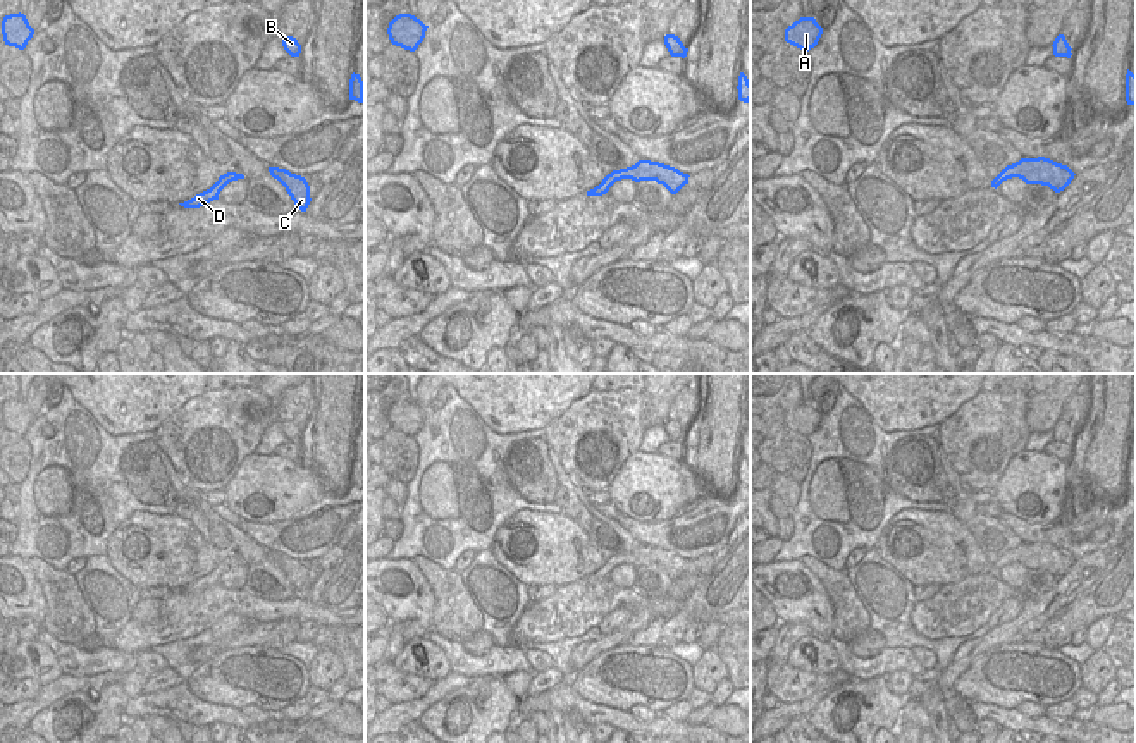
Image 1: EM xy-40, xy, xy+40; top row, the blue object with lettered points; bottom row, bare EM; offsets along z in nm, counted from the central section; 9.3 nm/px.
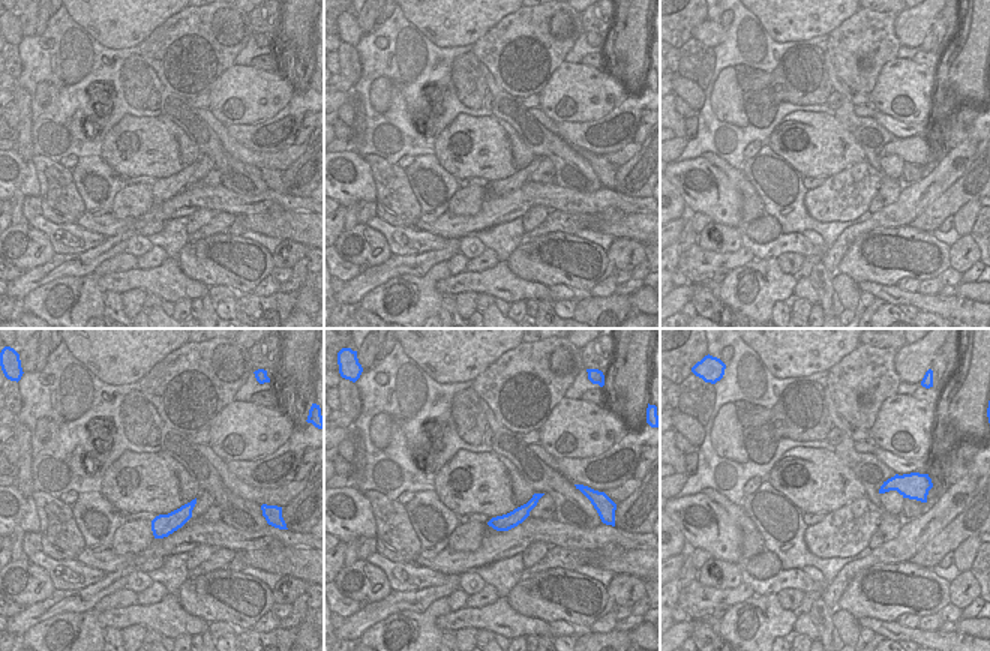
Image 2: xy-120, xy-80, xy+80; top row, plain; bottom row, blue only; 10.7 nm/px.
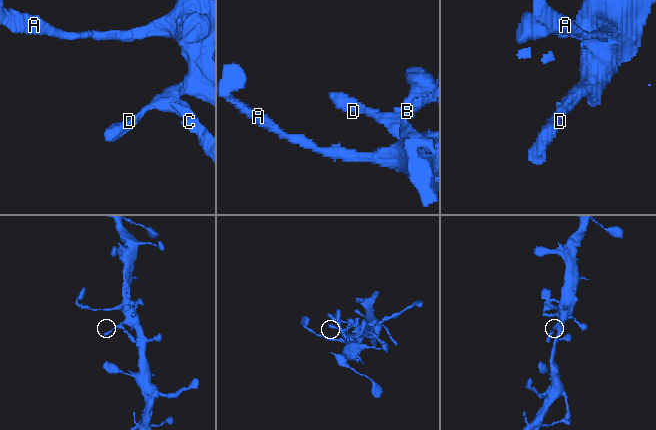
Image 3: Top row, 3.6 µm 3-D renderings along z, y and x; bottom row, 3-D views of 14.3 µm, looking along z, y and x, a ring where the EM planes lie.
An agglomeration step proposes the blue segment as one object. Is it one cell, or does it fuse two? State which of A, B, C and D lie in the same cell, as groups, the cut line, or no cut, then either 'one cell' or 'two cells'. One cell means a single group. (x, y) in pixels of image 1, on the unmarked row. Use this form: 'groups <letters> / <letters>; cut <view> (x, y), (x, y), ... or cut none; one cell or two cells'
groups A B C D; cut none; one cell

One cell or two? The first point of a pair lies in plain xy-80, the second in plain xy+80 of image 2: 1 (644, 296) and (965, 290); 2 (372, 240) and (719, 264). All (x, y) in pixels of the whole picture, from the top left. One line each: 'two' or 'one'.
1: one
2: two

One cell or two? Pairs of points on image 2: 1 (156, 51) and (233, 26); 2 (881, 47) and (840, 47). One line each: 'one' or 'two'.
1: one
2: one

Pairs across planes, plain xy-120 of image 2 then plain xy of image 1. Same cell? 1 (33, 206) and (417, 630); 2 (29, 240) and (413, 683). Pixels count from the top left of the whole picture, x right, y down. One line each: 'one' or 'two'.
1: one
2: two

